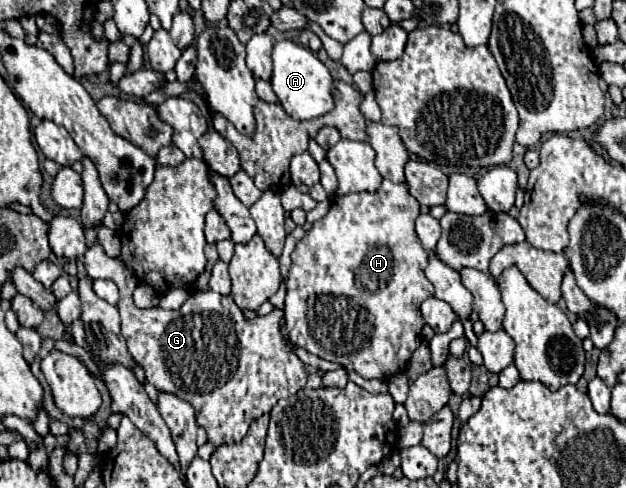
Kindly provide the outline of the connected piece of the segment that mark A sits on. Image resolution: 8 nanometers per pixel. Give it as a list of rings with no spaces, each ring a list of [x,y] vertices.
[[[279,41],[275,43],[273,49],[273,77],[271,77],[273,91],[283,105],[285,113],[293,119],[317,119],[325,113],[329,113],[335,103],[333,103],[333,77],[329,69],[317,59],[317,55],[301,47],[293,41]]]

